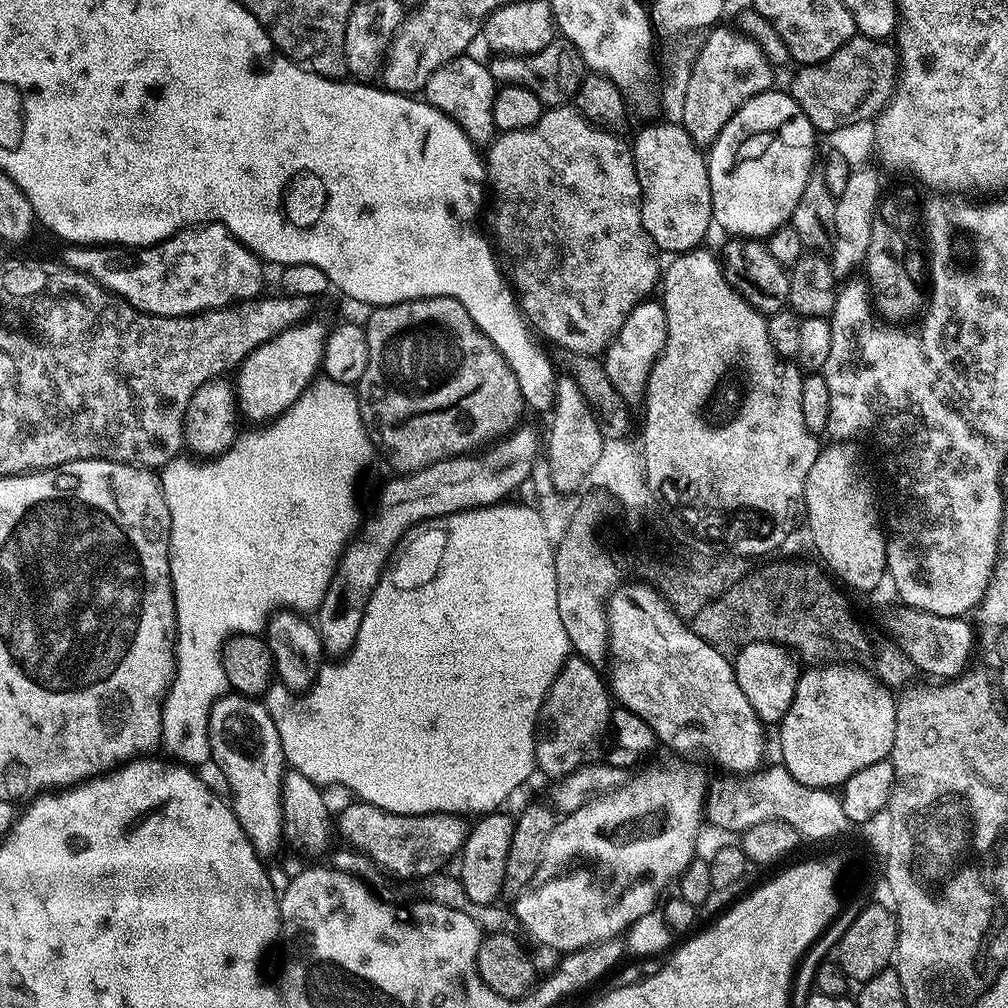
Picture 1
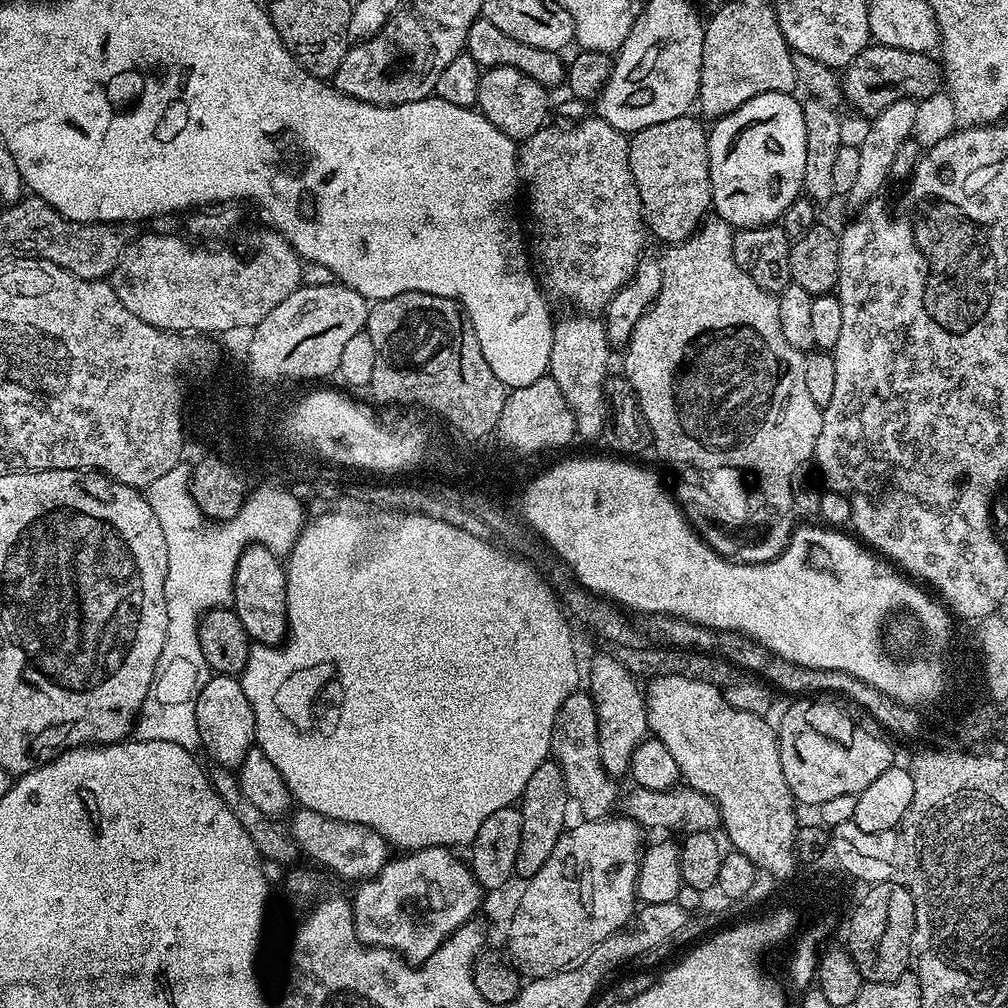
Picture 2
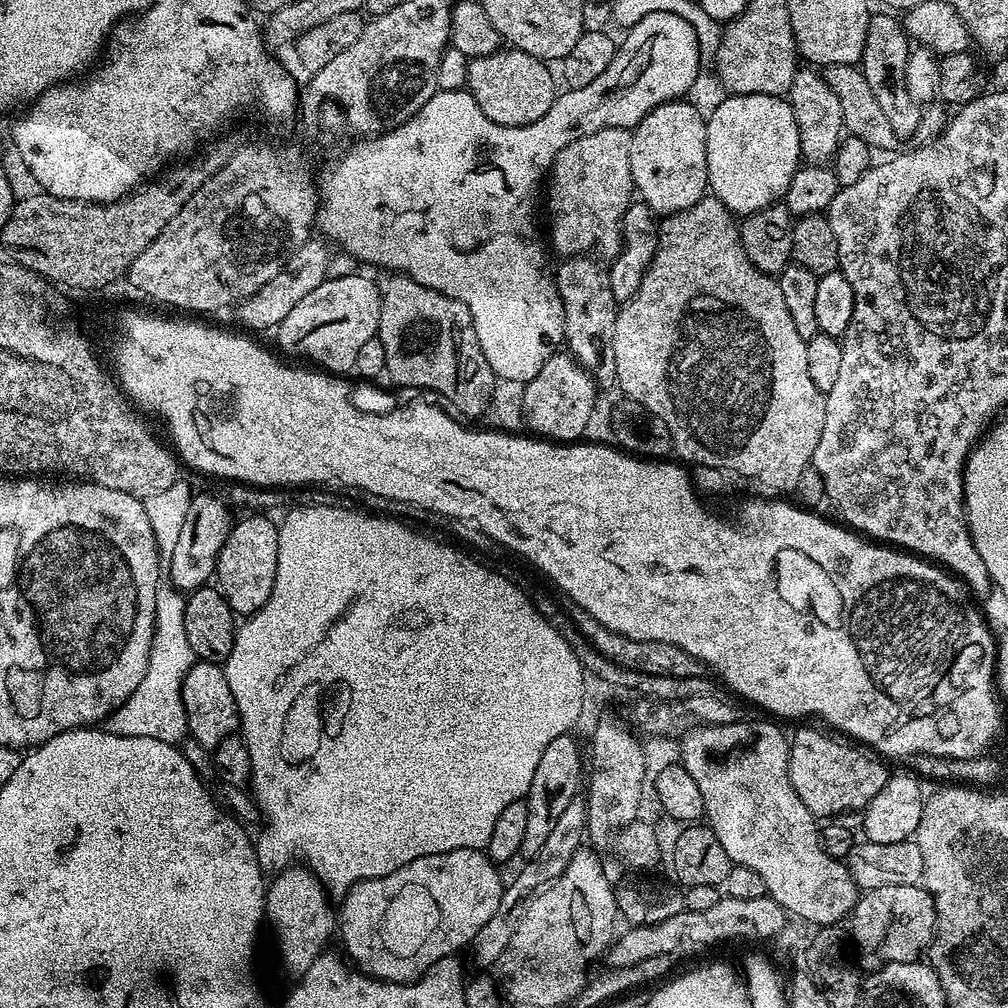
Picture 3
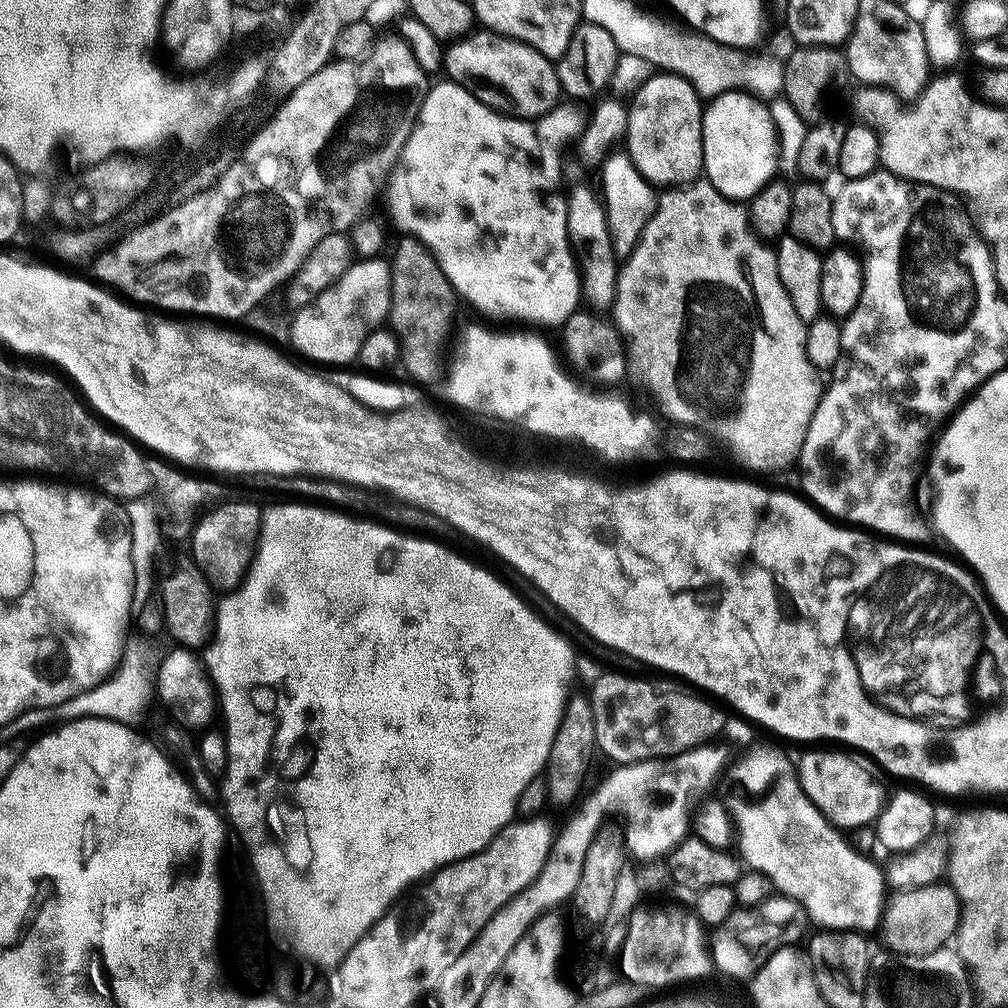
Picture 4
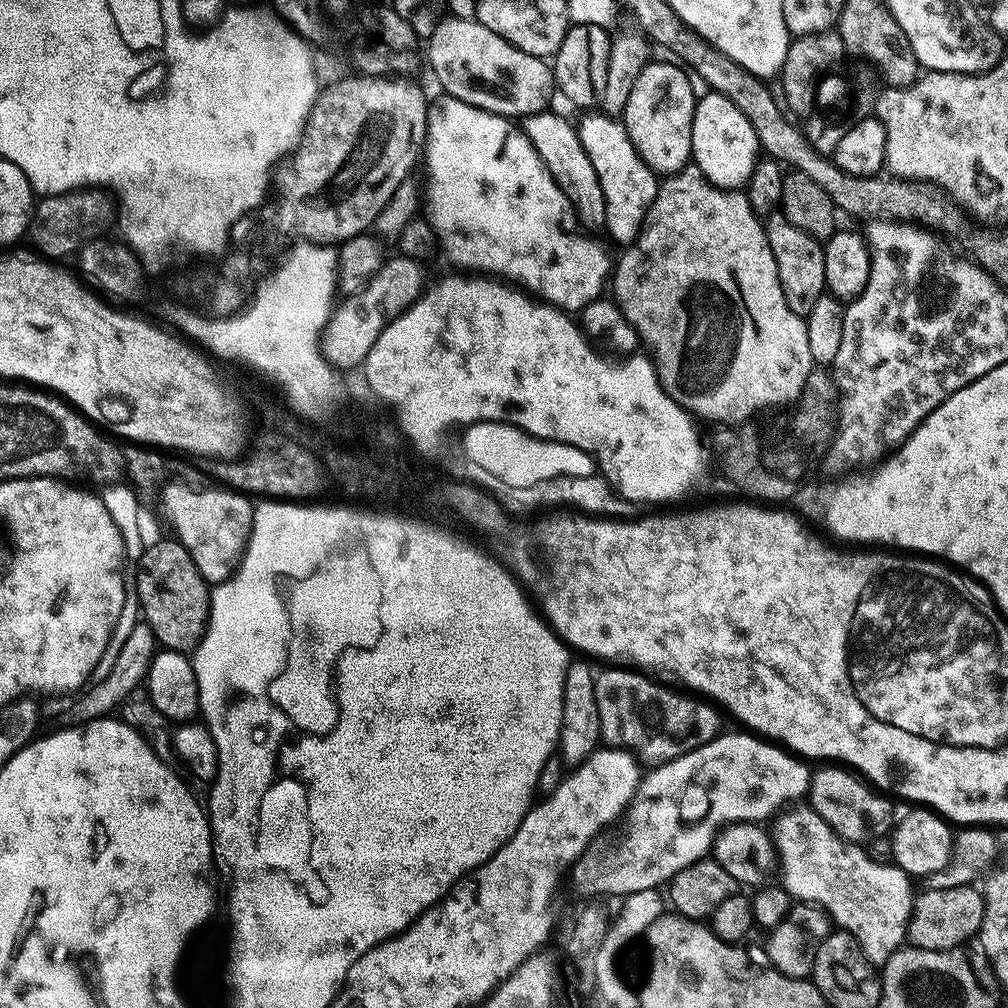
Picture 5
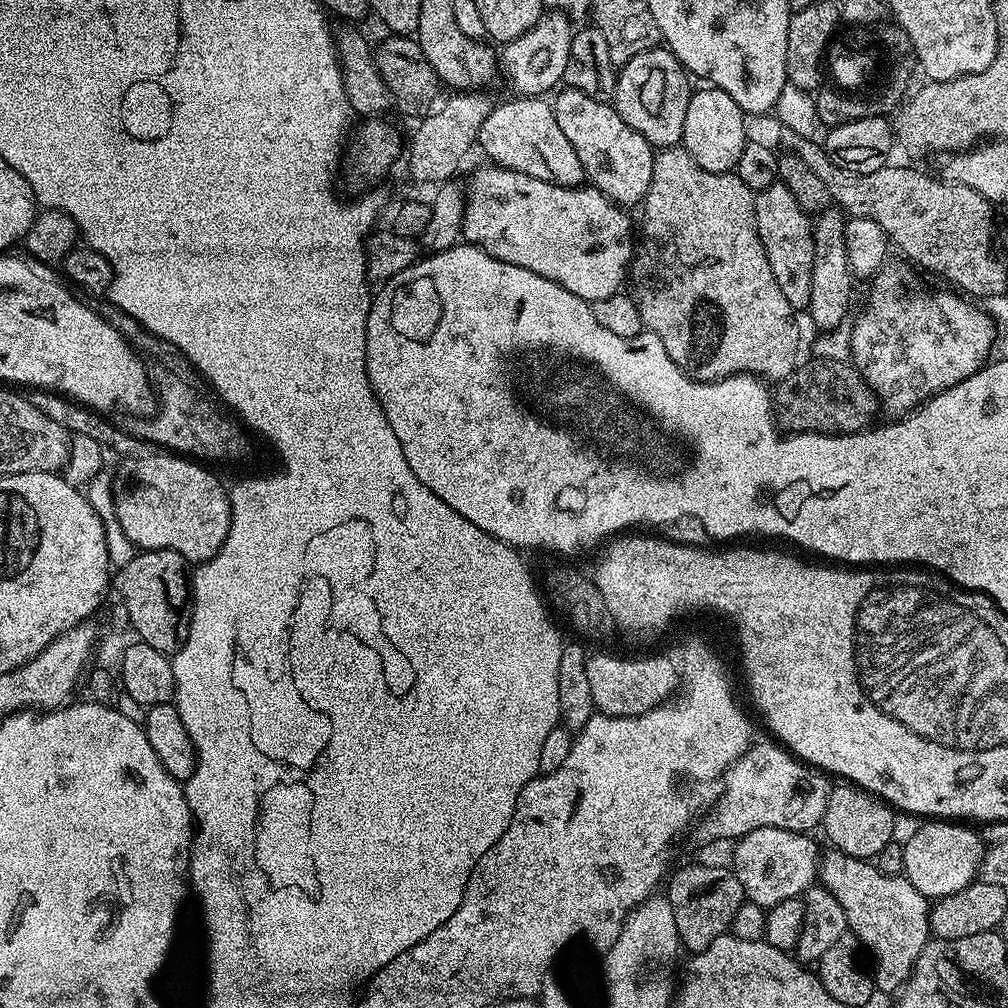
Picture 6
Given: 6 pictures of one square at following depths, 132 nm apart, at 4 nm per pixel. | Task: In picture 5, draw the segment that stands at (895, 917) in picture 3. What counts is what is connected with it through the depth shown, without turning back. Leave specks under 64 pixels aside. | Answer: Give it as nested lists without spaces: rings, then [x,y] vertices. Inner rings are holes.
[[[963,884],[953,888],[929,886],[924,893],[917,895],[912,902],[912,912],[908,915],[907,943],[914,948],[925,948],[935,952],[956,950],[963,940],[977,935],[982,924],[984,898],[981,889]]]

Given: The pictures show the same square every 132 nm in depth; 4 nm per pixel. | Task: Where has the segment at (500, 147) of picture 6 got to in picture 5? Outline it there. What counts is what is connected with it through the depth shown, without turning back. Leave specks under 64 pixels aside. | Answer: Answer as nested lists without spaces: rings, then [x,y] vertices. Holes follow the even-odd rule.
[[[552,111],[535,112],[532,116],[523,117],[524,137],[534,146],[534,150],[538,150],[546,170],[550,170],[554,182],[558,182],[558,186],[566,194],[571,211],[575,215],[577,212],[584,224],[603,225],[606,198],[602,194],[602,182],[598,182],[598,174],[578,138],[576,124]]]

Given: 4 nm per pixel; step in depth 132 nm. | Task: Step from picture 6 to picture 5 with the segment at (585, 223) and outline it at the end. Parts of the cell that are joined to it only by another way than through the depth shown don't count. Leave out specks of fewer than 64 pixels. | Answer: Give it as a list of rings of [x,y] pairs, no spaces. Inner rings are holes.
[[[444,96],[440,101],[433,103],[428,109],[428,131],[424,134],[422,151],[424,151],[424,172],[428,175],[428,181],[422,184],[422,212],[428,224],[434,230],[438,241],[439,251],[445,252],[454,263],[457,269],[471,270],[476,274],[487,274],[492,278],[503,278],[508,282],[515,282],[521,289],[527,290],[533,297],[539,298],[543,303],[552,304],[555,308],[562,308],[569,314],[579,313],[581,308],[588,305],[591,300],[601,299],[603,290],[610,280],[610,273],[614,268],[613,257],[608,257],[608,252],[596,240],[583,236],[580,232],[568,228],[564,219],[570,216],[570,205],[566,194],[554,182],[550,170],[542,162],[538,150],[526,137],[519,127],[512,128],[513,121],[506,116],[496,116],[481,108],[470,106],[453,96]]]

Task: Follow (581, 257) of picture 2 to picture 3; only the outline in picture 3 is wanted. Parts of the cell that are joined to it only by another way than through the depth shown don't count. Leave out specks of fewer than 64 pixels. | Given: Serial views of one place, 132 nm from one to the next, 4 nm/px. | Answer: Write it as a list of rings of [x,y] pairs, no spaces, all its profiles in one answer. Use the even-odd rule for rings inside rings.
[[[599,128],[597,132],[591,132],[588,136],[578,138],[574,142],[570,142],[563,148],[550,169],[550,180],[552,176],[552,185],[548,188],[548,212],[552,215],[552,244],[556,247],[557,257],[567,258],[569,256],[582,256],[591,253],[591,248],[596,248],[595,255],[608,256],[614,258],[620,252],[622,243],[622,225],[626,210],[634,203],[634,185],[632,183],[632,175],[630,174],[630,142],[632,141],[632,133],[626,128]]]

